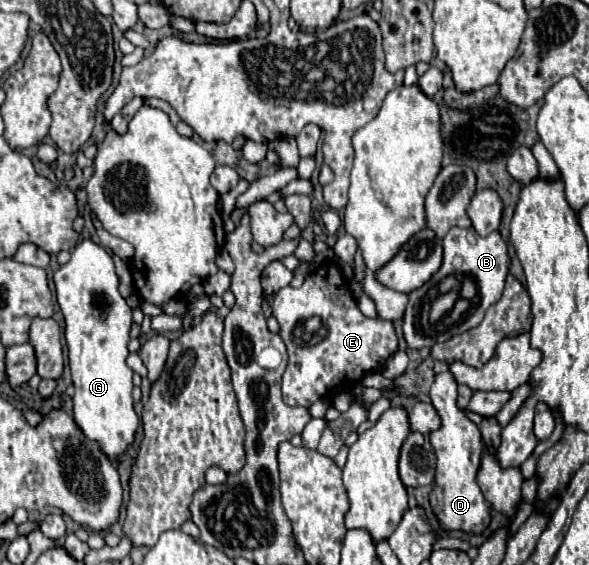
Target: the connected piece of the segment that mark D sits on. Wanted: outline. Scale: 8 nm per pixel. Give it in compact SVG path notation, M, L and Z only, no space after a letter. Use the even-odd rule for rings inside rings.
M446 371L436 375L434 385L430 387L430 399L442 419L442 425L438 431L432 431L428 435L438 457L434 485L430 491L430 505L434 515L438 517L442 531L464 531L470 535L478 535L490 525L490 507L484 501L484 495L476 483L484 441L478 425L472 423L456 405L456 395L456 381L452 373Z

